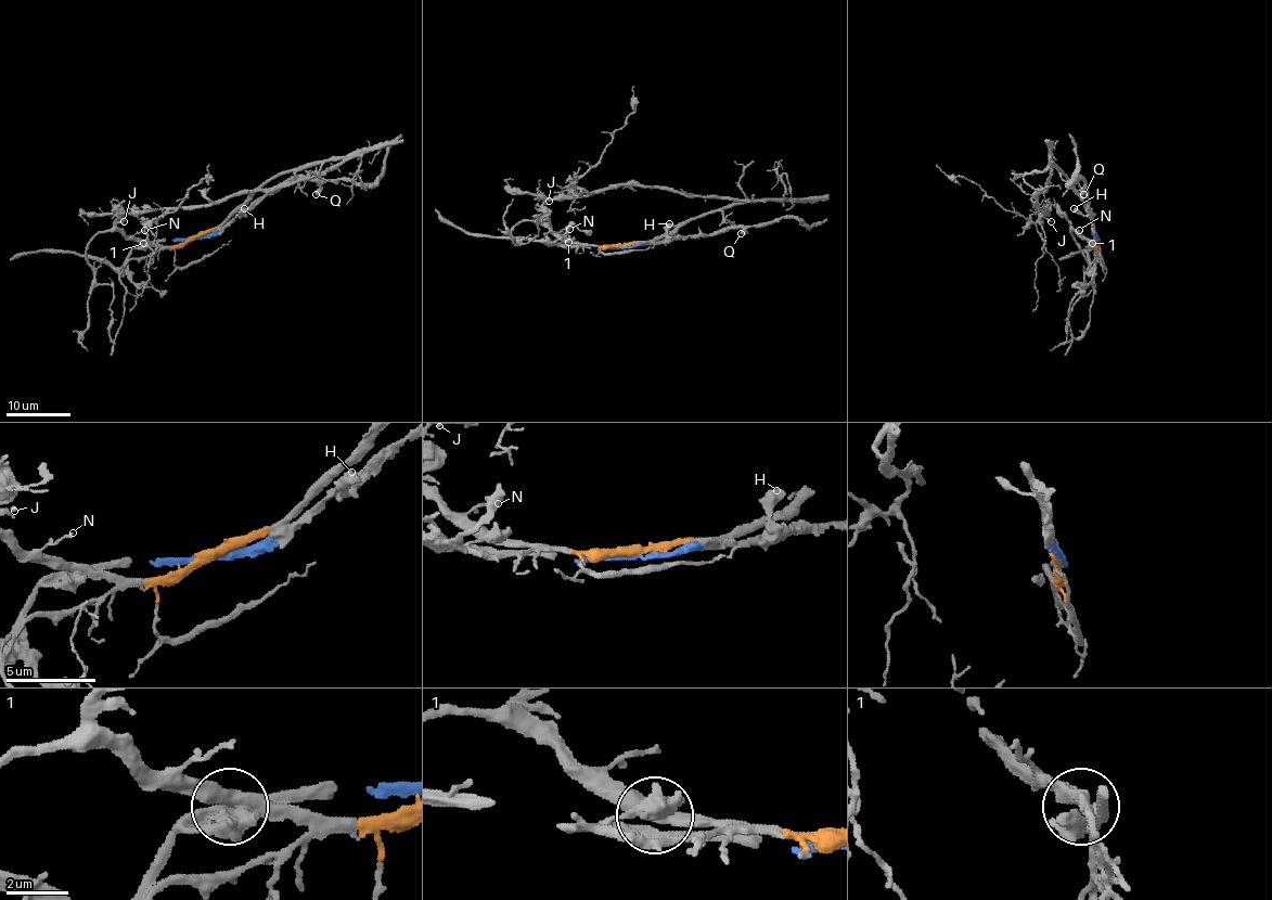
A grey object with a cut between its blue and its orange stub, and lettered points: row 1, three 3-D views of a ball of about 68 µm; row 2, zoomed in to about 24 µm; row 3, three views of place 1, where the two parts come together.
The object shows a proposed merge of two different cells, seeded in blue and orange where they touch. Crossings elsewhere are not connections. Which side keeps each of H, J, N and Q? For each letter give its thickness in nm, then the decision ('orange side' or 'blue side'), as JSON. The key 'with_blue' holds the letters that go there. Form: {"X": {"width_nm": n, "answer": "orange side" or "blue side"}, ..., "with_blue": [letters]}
{"H": {"width_nm": 550, "answer": "blue side"}, "J": {"width_nm": 180, "answer": "orange side"}, "N": {"width_nm": 120, "answer": "orange side"}, "Q": {"width_nm": 480, "answer": "blue side"}, "with_blue": ["H", "Q"]}

